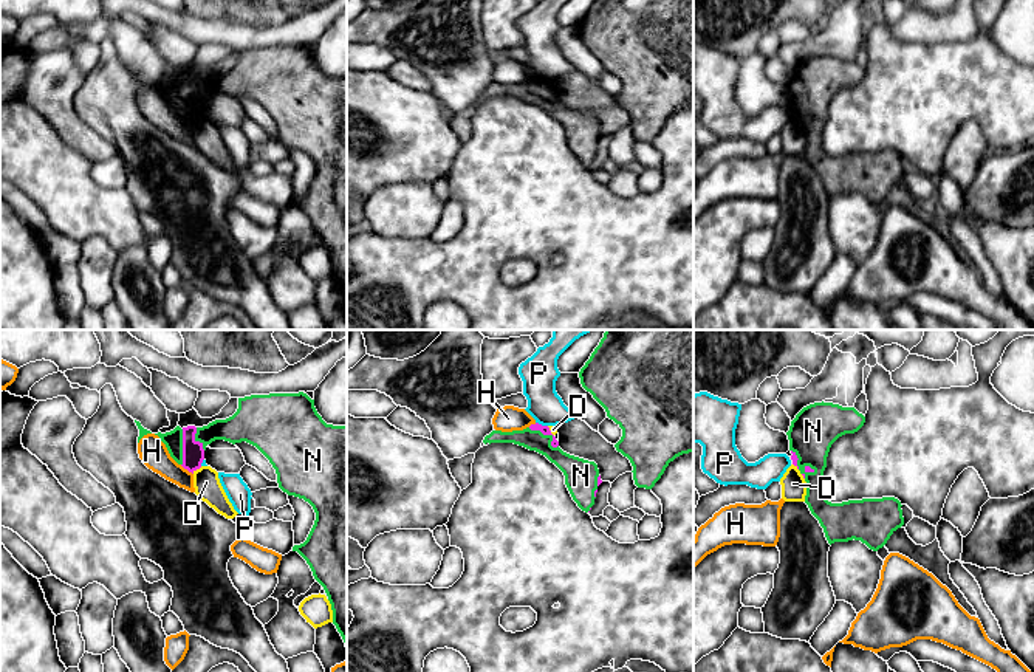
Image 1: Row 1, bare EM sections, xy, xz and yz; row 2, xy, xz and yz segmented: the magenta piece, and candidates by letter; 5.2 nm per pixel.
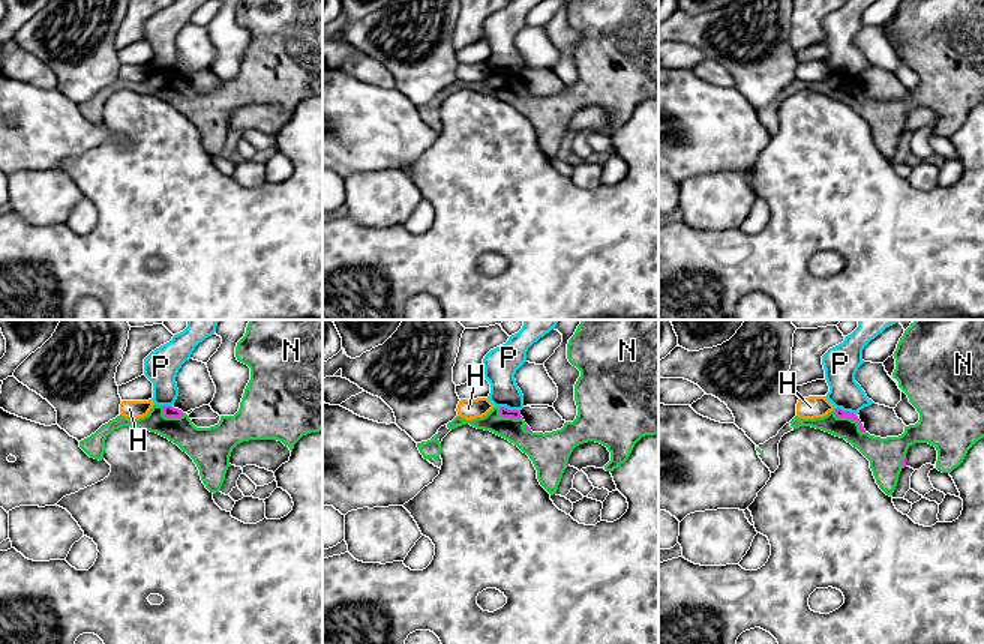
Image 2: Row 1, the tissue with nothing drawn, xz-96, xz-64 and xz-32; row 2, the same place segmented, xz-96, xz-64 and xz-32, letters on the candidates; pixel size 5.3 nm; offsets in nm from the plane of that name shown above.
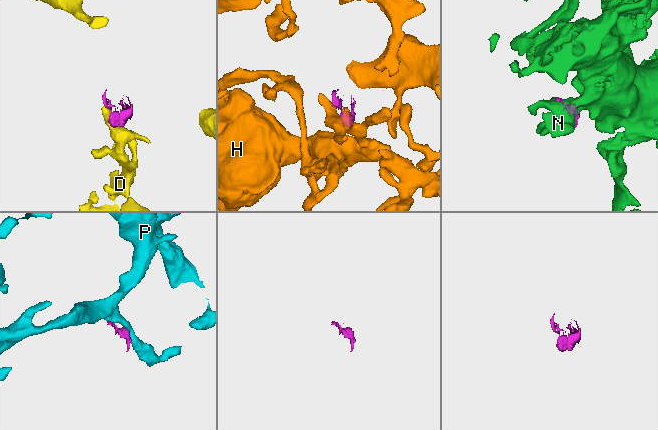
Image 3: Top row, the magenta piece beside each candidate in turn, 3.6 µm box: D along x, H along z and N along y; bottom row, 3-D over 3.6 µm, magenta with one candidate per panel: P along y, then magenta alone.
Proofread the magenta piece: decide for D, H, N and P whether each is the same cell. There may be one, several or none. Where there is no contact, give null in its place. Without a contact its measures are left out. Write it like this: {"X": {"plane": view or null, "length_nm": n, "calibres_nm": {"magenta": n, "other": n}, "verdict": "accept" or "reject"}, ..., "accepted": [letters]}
{"D": {"plane": "xy", "length_nm": 70, "calibres_nm": {"magenta": 110, "other": 140}, "verdict": "reject"}, "H": {"plane": "xy", "length_nm": 90, "calibres_nm": {"magenta": 110, "other": 150}, "verdict": "reject"}, "N": {"plane": "xz", "length_nm": 190, "calibres_nm": {"magenta": 50, "other": 140}, "verdict": "accept"}, "P": {"plane": "xz", "length_nm": 70, "calibres_nm": {"magenta": 50, "other": 180}, "verdict": "reject"}, "accepted": ["N"]}

